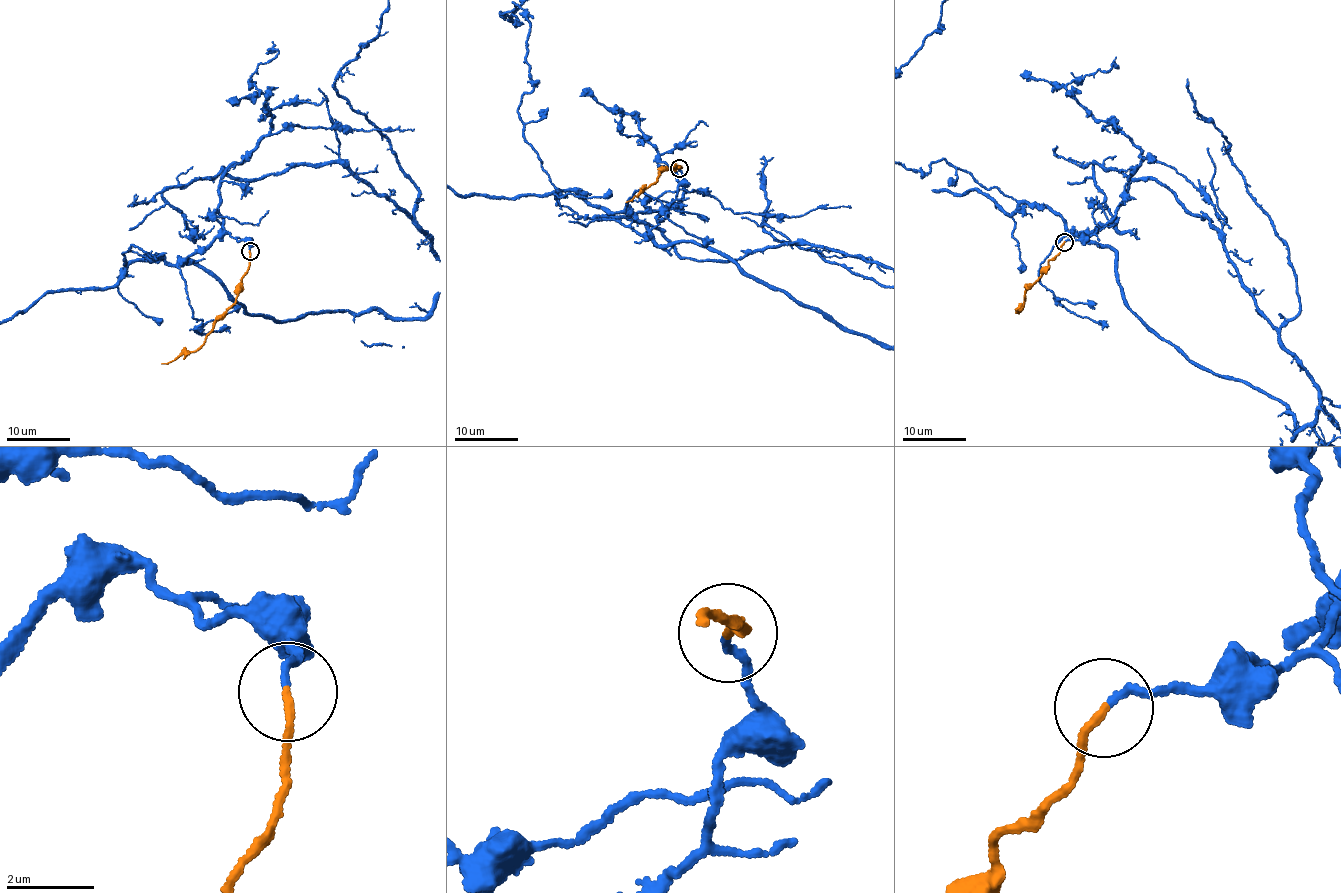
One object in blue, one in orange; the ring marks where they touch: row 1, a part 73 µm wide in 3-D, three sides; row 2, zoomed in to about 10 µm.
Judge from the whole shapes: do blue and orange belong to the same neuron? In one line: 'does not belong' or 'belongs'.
belongs

